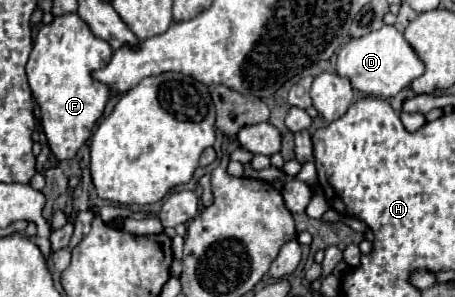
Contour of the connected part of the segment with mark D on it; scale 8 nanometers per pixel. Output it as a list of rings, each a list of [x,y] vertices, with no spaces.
[[[384,25],[360,39],[350,39],[338,53],[336,73],[348,77],[354,89],[366,95],[388,99],[410,87],[410,83],[424,73],[424,63],[396,27]]]

